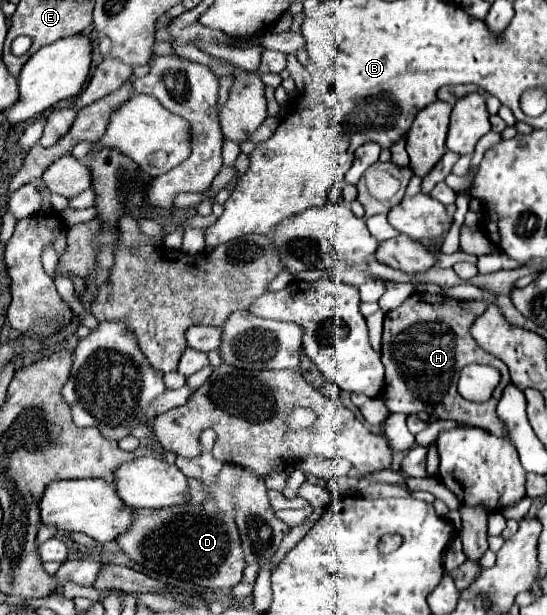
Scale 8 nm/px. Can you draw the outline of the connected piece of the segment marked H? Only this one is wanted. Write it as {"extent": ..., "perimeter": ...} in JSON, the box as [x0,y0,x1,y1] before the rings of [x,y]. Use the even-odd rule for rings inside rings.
{"extent":[382,293,510,437],"perimeter":[[[412,293],[396,311],[390,311],[388,315],[386,315],[386,319],[384,319],[384,337],[382,337],[382,363],[384,363],[384,367],[386,367],[386,389],[388,389],[388,409],[392,411],[392,413],[420,413],[420,411],[424,411],[424,413],[428,413],[428,415],[432,415],[432,417],[436,417],[436,419],[452,419],[452,421],[458,421],[458,423],[466,423],[466,425],[478,425],[478,427],[482,427],[482,429],[486,429],[486,431],[490,431],[490,433],[494,433],[494,435],[502,435],[504,437],[504,423],[494,423],[494,421],[498,421],[498,417],[496,417],[496,403],[498,403],[498,399],[500,399],[500,393],[502,393],[502,389],[504,389],[504,385],[506,383],[510,383],[510,375],[508,375],[508,367],[506,367],[506,363],[504,361],[500,361],[500,359],[496,359],[494,355],[490,355],[488,351],[484,351],[484,349],[480,349],[480,345],[474,341],[474,337],[470,335],[470,325],[484,313],[486,309],[484,309],[484,305],[482,303],[476,303],[476,301],[456,301],[456,299],[452,299],[452,297],[446,297],[446,295],[428,295],[428,293]],[[468,363],[490,363],[492,367],[496,367],[498,371],[500,371],[500,383],[498,383],[498,387],[496,387],[496,393],[488,399],[488,401],[484,401],[484,403],[462,403],[462,397],[458,395],[458,389],[456,389],[456,385],[458,385],[458,373],[460,373],[460,369],[464,367],[464,365],[468,365]]]}

